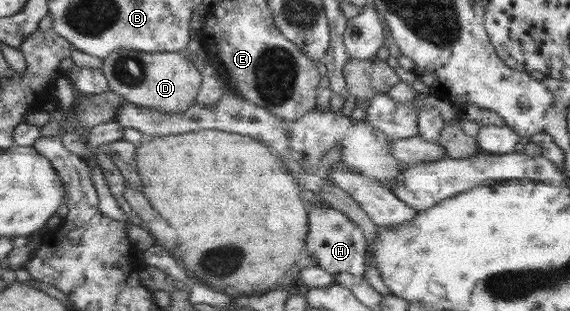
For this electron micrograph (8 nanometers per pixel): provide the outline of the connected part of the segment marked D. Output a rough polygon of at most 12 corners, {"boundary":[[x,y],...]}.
{"boundary":[[120,49],[102,72],[129,103],[180,114],[202,70],[182,52]]}

